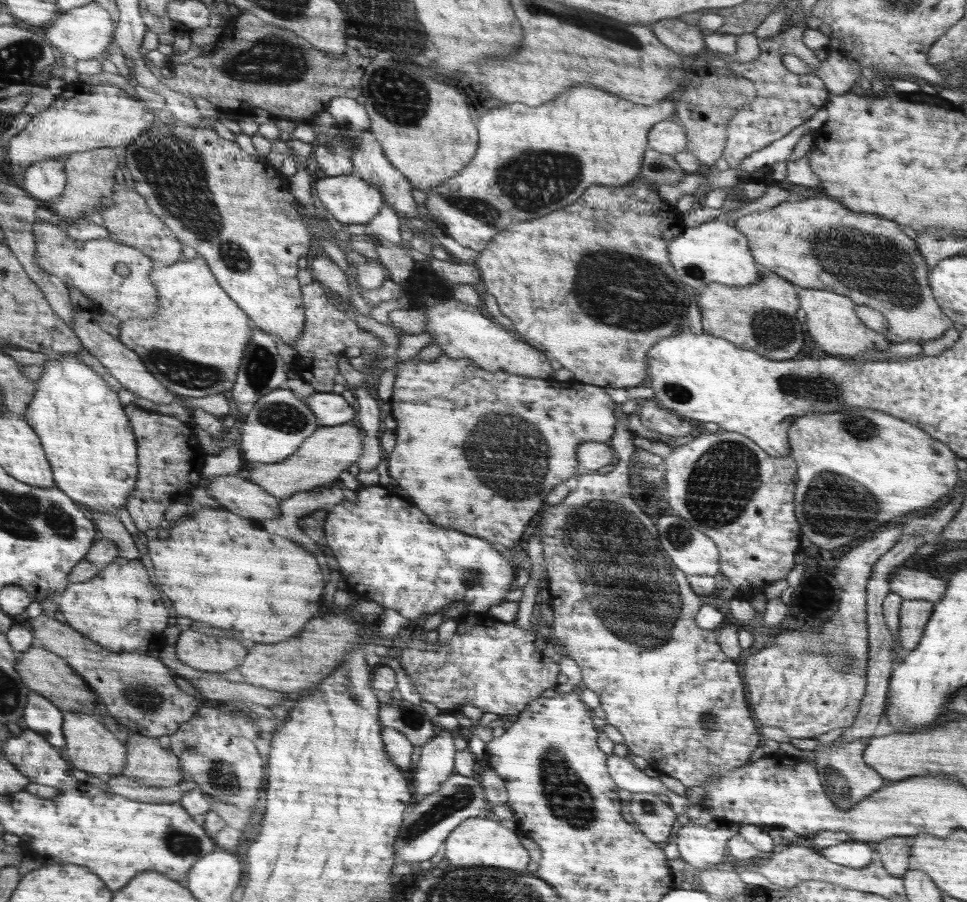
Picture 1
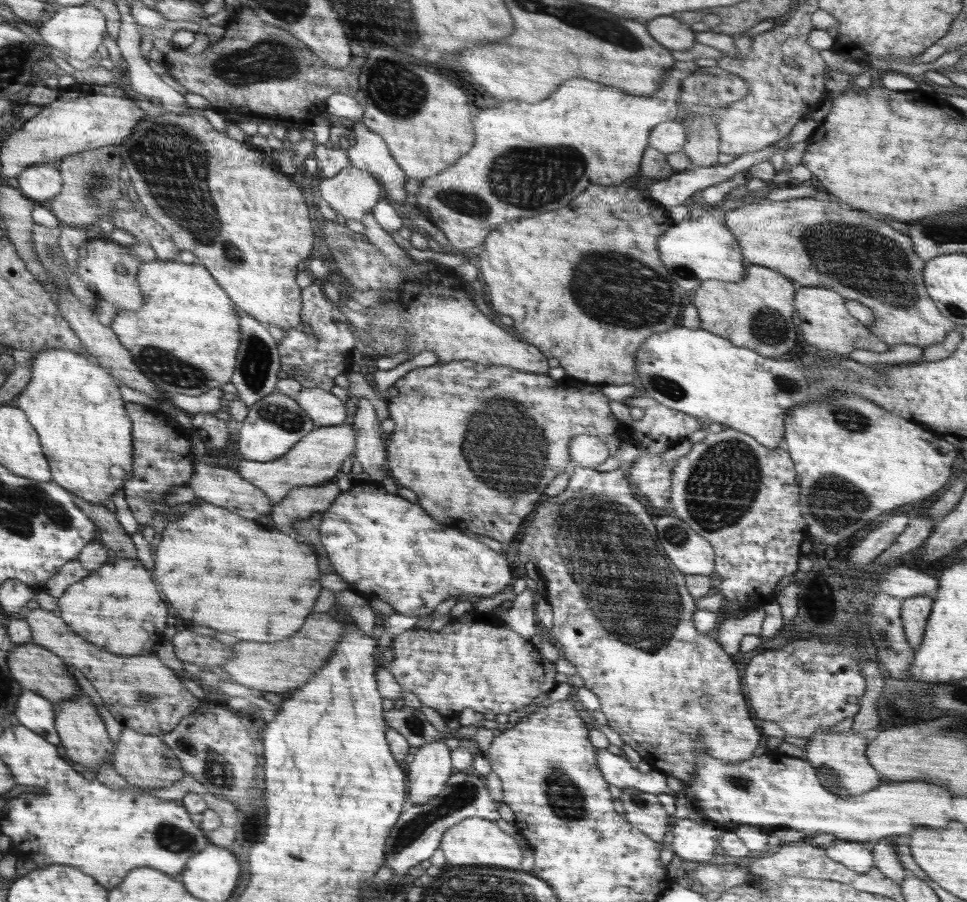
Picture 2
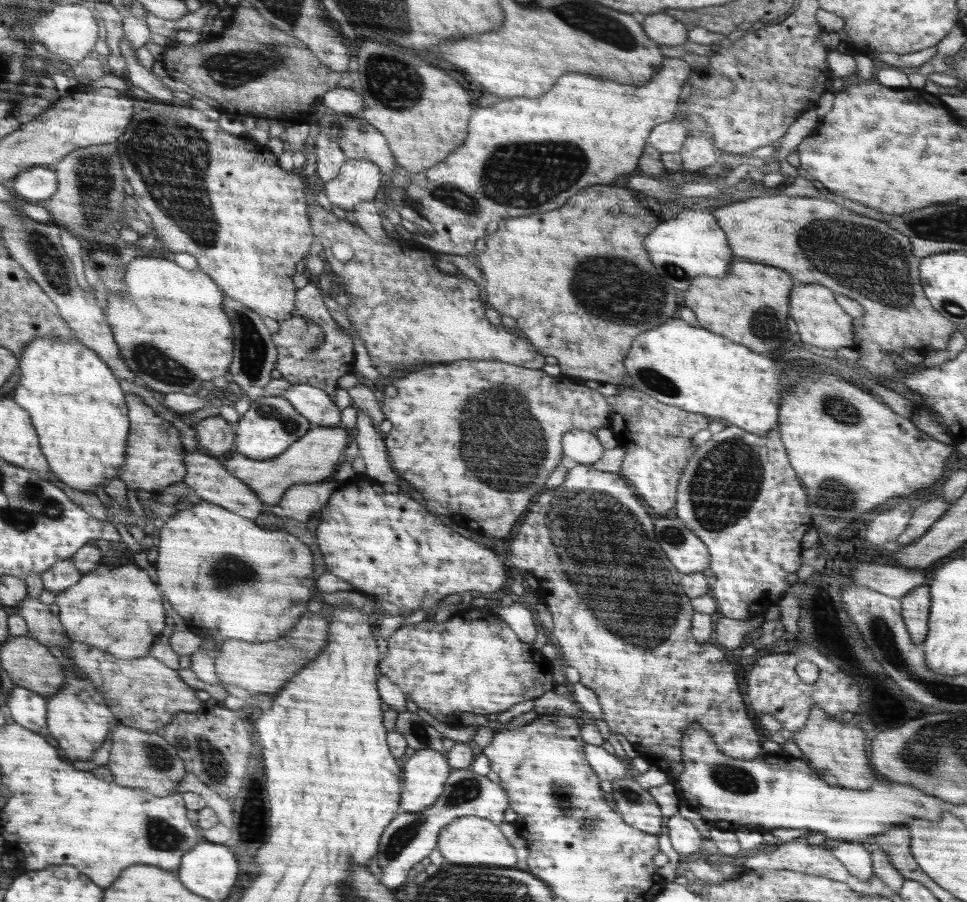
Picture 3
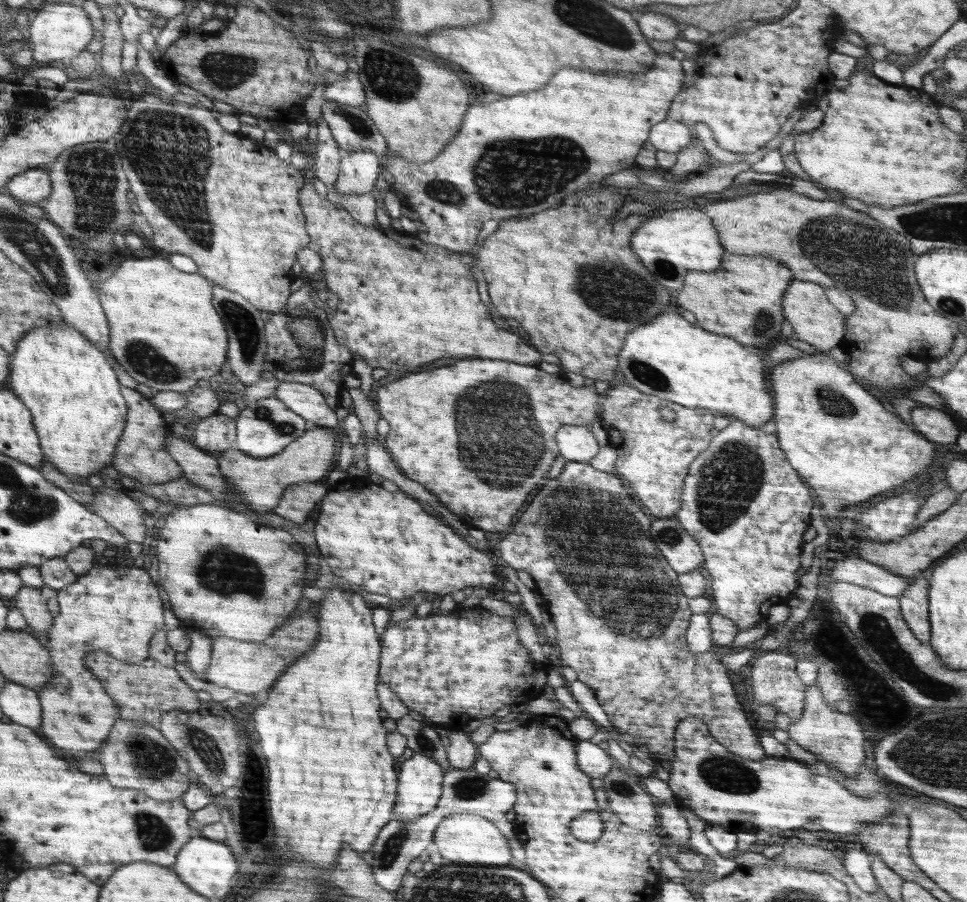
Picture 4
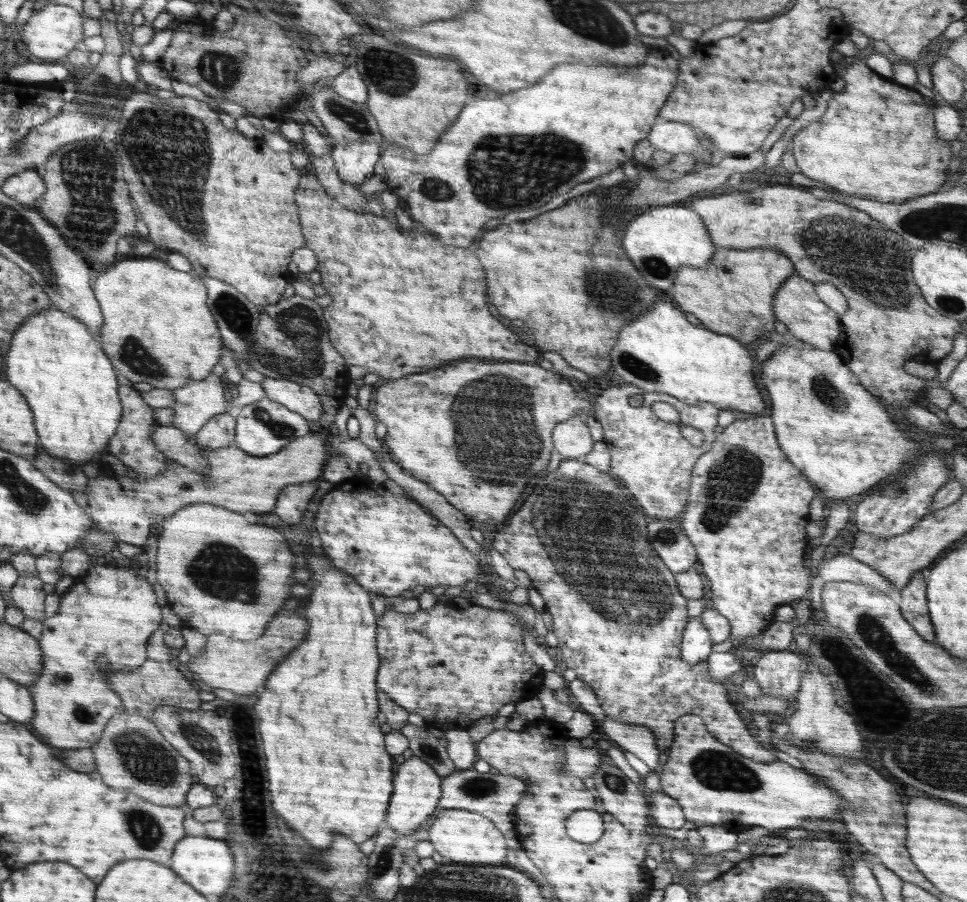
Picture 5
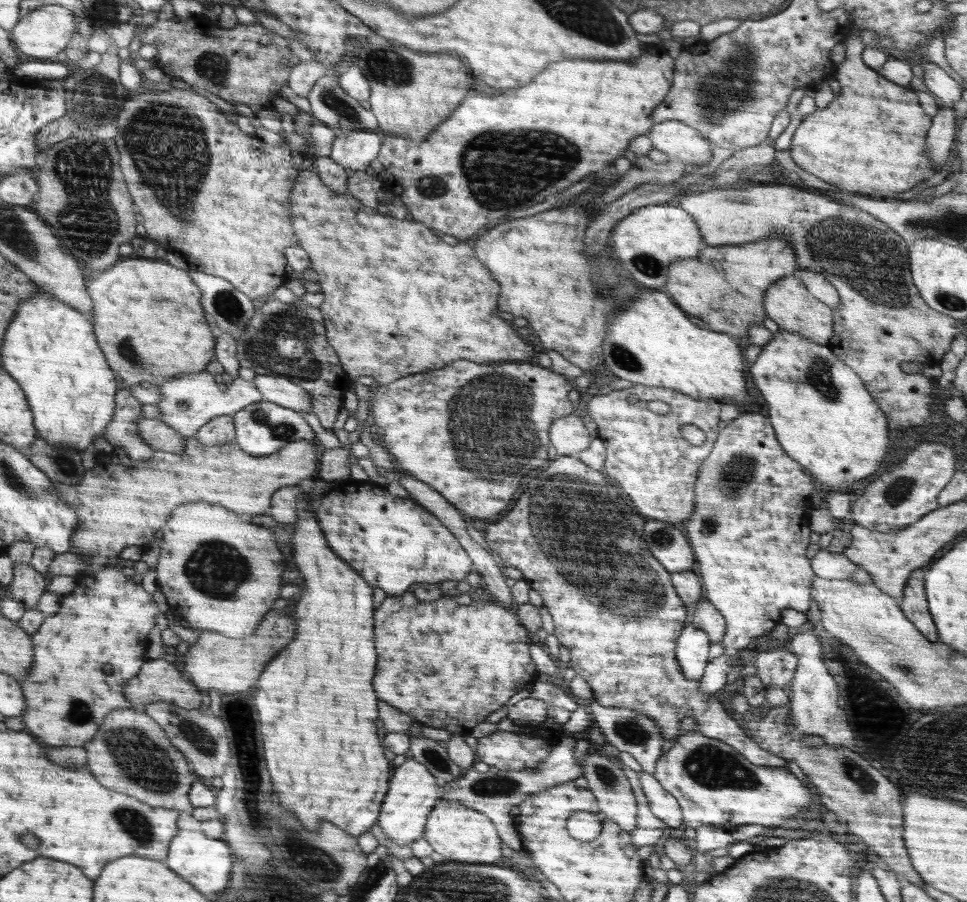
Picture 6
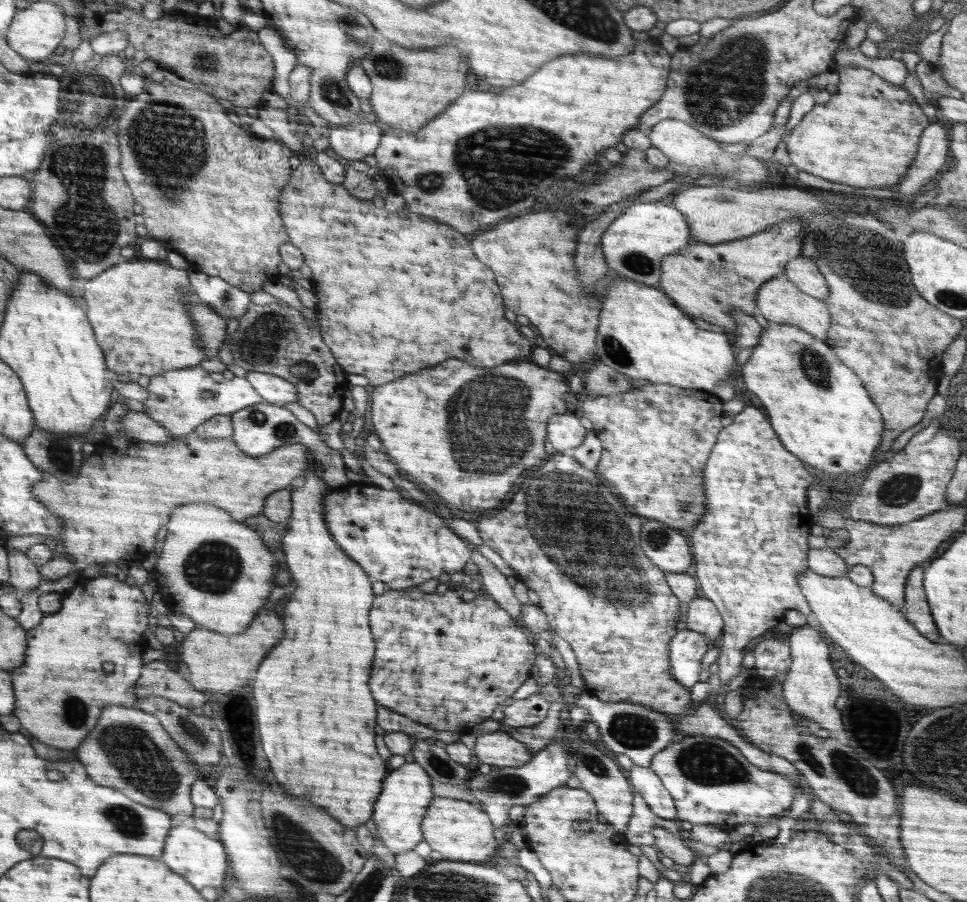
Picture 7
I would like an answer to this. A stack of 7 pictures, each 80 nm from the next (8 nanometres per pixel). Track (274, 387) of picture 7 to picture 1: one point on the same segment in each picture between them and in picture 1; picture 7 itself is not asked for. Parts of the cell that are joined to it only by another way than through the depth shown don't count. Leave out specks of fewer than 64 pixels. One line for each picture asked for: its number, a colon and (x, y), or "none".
1: (331, 409)
2: (324, 408)
3: (314, 404)
4: (306, 401)
5: (301, 399)
6: (279, 390)

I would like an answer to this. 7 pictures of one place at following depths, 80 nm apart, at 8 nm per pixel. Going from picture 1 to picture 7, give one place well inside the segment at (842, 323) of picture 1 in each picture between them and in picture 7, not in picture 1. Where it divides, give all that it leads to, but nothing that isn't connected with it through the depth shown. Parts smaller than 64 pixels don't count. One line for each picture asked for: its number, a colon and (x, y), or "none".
2: (825, 322)
3: (821, 322)
4: (815, 320)
5: (806, 317)
6: (787, 303)
7: (779, 300)

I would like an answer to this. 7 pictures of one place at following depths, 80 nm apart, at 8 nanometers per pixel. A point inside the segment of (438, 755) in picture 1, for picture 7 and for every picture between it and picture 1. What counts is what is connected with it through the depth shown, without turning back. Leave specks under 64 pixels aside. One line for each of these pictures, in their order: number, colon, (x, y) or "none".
2: (431, 767)
3: (426, 772)
4: (422, 785)
5: (417, 792)
6: (415, 792)
7: (407, 792)

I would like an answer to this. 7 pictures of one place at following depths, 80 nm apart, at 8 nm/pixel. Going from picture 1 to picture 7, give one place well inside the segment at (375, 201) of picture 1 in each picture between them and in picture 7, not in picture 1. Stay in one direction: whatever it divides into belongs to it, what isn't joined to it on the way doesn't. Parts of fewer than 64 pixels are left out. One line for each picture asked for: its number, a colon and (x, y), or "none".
2: (352, 193)
3: (357, 181)
4: (358, 171)
5: (355, 162)
6: (355, 151)
7: (355, 141)

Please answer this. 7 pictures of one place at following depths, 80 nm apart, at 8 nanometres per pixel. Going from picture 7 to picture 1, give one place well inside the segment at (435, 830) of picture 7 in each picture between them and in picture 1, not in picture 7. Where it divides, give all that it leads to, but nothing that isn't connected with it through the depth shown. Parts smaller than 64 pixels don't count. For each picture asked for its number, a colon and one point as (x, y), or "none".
1: (478, 840)
2: (475, 840)
3: (469, 839)
4: (470, 837)
5: (458, 835)
6: (461, 834)

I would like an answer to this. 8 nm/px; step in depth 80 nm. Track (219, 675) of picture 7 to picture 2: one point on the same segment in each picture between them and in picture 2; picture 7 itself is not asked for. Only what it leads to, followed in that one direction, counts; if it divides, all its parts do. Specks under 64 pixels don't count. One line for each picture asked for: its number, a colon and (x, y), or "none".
2: (287, 665)
3: (258, 667)
4: (247, 667)
5: (240, 666)
6: (226, 664)

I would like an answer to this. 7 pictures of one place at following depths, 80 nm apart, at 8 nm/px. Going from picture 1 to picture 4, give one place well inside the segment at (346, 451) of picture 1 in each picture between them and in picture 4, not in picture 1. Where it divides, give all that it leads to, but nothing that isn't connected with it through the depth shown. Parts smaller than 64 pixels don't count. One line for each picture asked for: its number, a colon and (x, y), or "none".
2: (319, 455)
3: (315, 455)
4: (260, 483)

